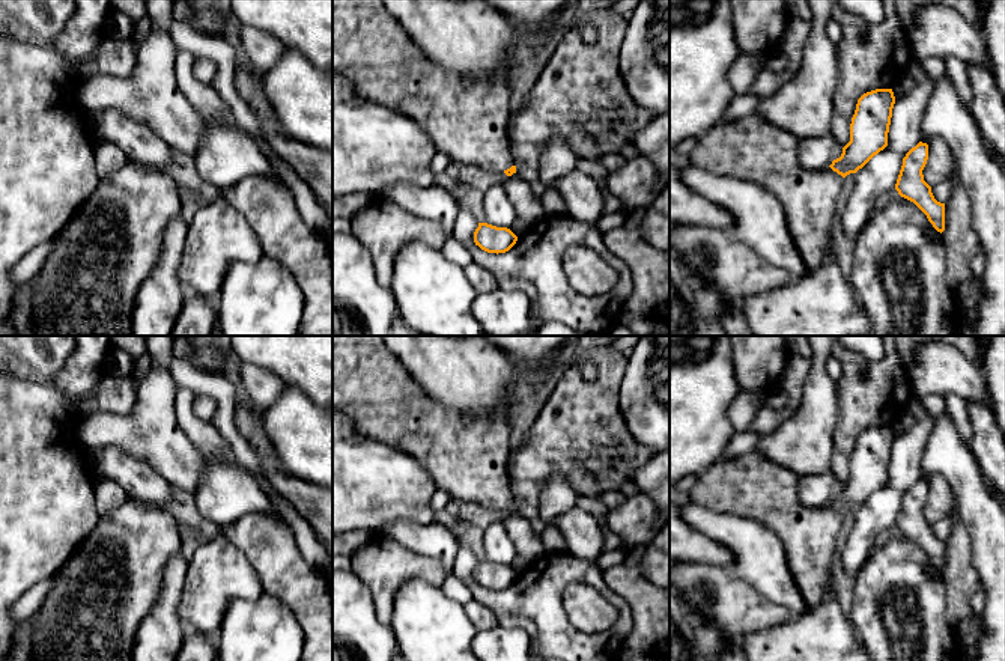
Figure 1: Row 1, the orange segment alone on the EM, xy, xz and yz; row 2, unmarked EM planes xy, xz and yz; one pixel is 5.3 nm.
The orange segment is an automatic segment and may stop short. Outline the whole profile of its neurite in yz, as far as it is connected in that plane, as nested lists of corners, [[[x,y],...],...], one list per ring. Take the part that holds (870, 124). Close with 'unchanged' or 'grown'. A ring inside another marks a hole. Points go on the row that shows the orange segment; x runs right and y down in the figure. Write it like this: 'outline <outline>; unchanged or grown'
outline [[[876,89],[864,93],[858,99],[852,117],[850,142],[843,148],[841,157],[821,170],[802,169],[797,161],[799,139],[755,113],[733,122],[716,123],[697,139],[695,149],[686,161],[718,175],[752,181],[773,193],[785,209],[791,238],[802,256],[806,273],[811,274],[821,265],[827,251],[835,248],[833,218],[843,179],[850,173],[856,173],[888,146],[894,104],[892,89]]]; grown

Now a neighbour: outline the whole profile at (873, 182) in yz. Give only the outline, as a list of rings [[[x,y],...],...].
[[[912,57],[909,77],[915,87],[894,104],[888,146],[856,172],[855,190],[841,218],[844,232],[853,239],[895,188],[903,158],[921,142],[924,111],[936,81],[922,71],[916,57]]]

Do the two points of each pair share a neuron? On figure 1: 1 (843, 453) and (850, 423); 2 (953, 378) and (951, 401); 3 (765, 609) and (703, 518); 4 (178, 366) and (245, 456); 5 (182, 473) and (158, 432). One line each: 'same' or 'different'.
1: same
2: different
3: different
4: same
5: same

